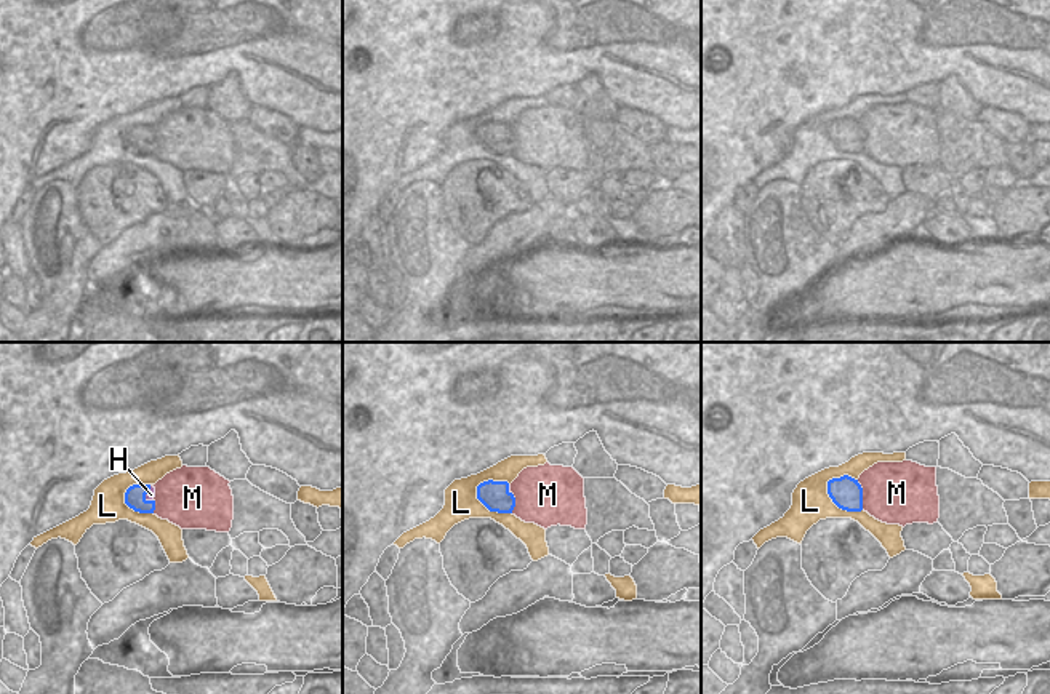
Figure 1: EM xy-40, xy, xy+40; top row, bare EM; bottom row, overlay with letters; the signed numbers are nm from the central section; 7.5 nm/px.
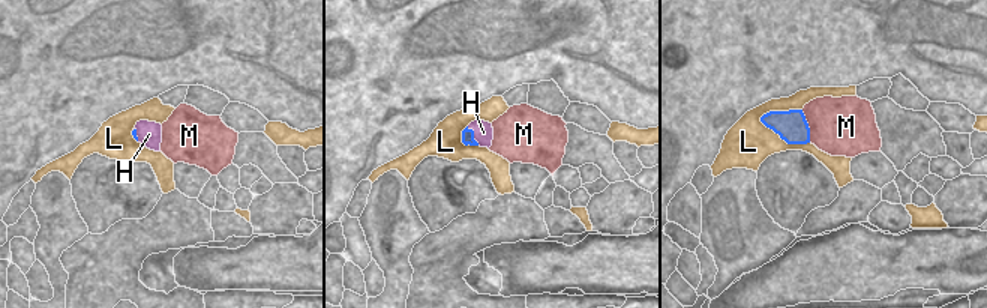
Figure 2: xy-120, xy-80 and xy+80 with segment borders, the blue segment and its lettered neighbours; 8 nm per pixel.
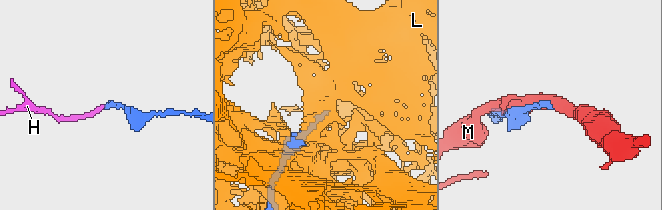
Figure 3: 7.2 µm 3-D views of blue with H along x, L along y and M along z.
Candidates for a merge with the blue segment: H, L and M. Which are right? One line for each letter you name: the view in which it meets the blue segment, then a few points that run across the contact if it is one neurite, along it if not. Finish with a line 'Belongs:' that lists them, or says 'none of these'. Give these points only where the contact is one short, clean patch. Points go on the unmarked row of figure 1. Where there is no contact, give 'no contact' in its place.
H: meets blue in xy-40; line xy-40 (135, 139), (146, 135), (151, 136)
Belongs: H

